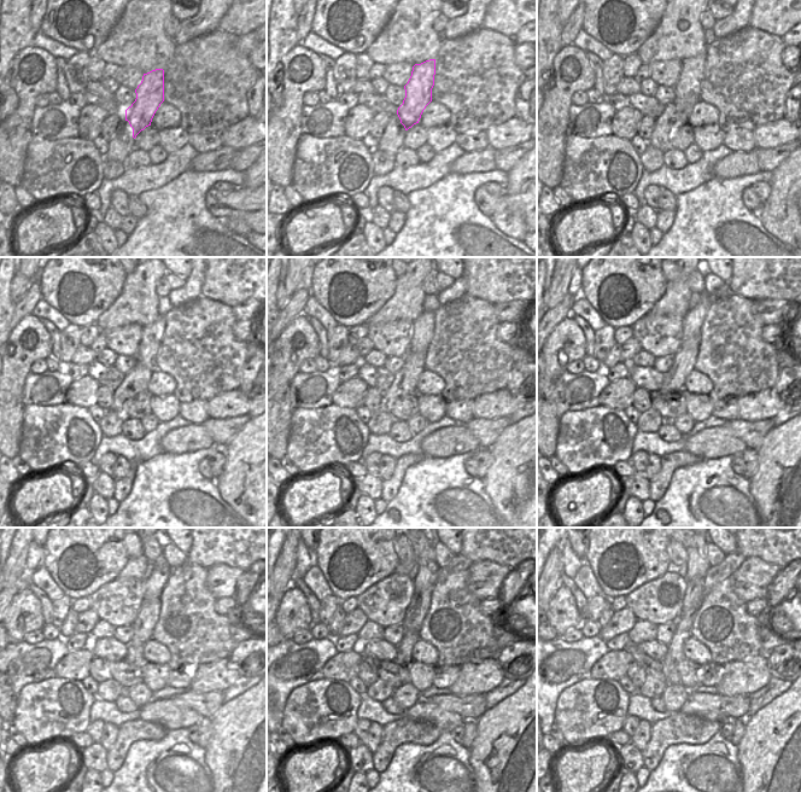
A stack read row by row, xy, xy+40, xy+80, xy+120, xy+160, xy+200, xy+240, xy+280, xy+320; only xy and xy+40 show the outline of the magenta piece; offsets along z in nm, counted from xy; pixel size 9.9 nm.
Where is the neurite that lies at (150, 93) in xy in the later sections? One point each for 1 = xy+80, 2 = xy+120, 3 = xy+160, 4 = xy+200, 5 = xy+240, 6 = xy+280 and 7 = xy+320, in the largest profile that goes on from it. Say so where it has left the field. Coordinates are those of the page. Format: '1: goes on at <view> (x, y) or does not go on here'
1: goes on at xy+80 (688, 89)
2: goes on at xy+120 (152, 335)
3: goes on at xy+160 (424, 326)
4: goes on at xy+200 (694, 320)
5: goes on at xy+240 (155, 584)
6: goes on at xy+280 (427, 569)
7: goes on at xy+320 (697, 565)

